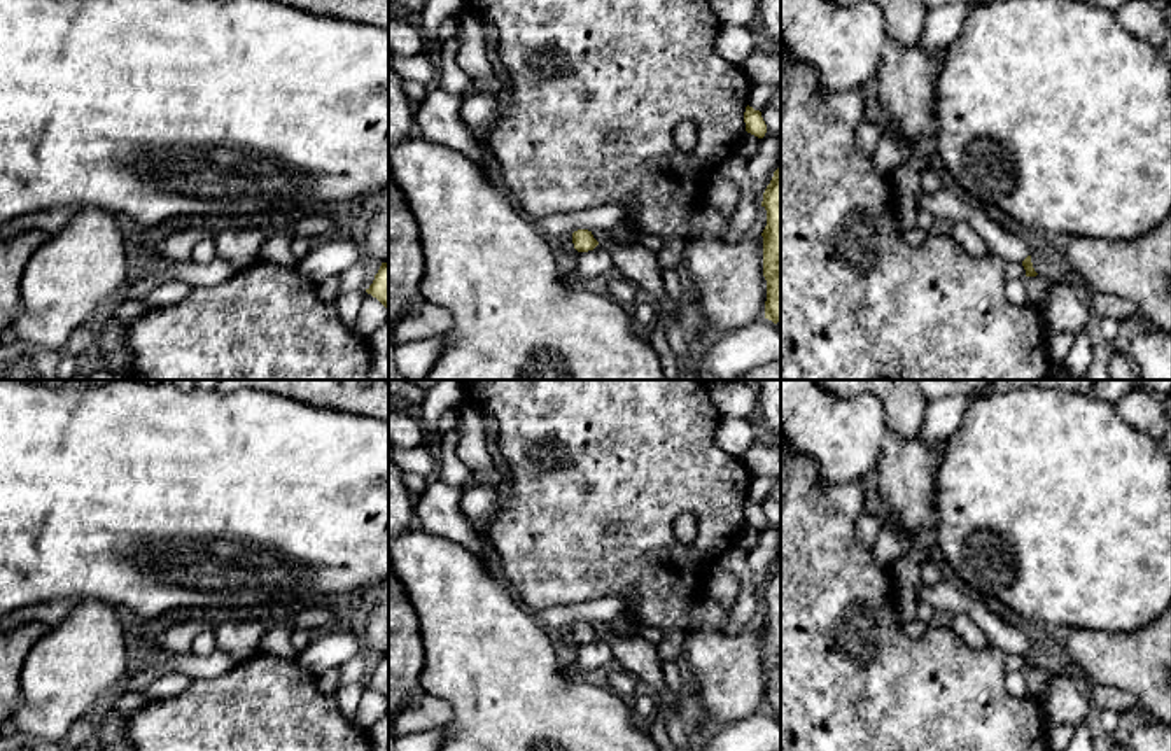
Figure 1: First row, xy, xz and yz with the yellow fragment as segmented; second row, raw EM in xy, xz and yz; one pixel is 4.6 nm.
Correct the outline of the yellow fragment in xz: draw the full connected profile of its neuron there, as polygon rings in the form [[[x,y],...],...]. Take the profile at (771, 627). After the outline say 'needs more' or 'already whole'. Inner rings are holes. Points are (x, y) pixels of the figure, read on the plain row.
[[[781,558],[763,585],[767,602],[763,628],[763,669],[767,672],[765,711],[781,714]]]; already whole

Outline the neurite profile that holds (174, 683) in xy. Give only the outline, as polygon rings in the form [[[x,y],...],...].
[[[172,672],[151,683],[142,693],[145,693],[149,700],[166,698],[186,691],[191,681],[193,677],[186,674]]]

